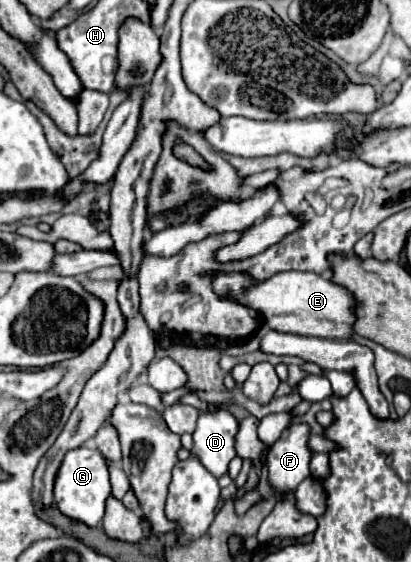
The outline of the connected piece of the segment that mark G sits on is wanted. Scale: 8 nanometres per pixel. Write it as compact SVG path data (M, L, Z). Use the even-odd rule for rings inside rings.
M78 447L66 453L62 467L56 475L54 485L54 505L74 521L82 521L90 527L98 527L102 523L102 515L106 509L106 499L110 497L110 471L108 459L90 447Z

